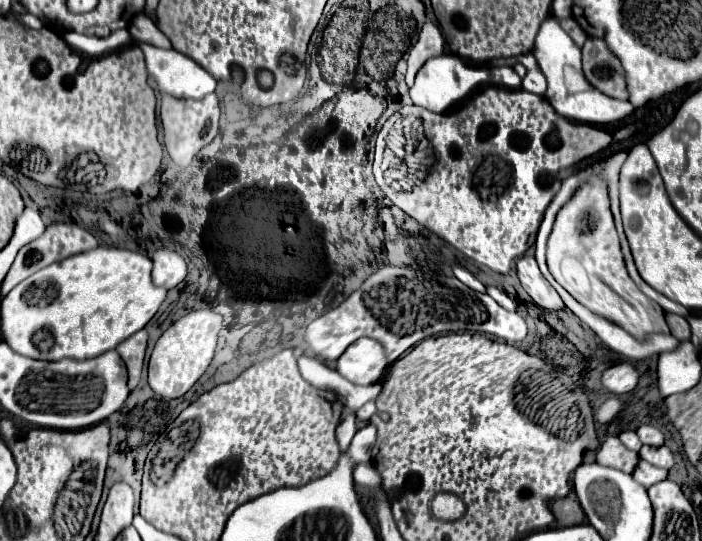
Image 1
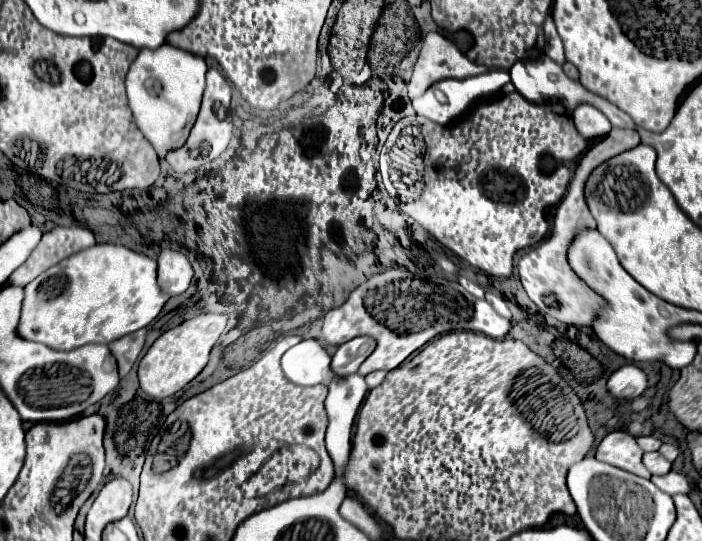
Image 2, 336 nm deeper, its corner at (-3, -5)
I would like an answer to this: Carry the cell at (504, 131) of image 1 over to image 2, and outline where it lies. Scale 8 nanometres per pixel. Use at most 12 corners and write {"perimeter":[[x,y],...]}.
{"perimeter":[[512,92],[400,120],[378,168],[438,242],[512,276],[588,144]]}

